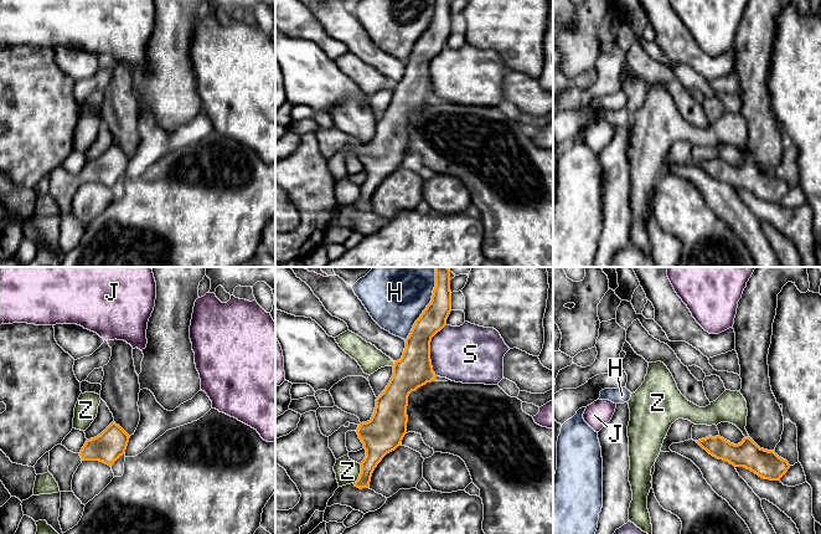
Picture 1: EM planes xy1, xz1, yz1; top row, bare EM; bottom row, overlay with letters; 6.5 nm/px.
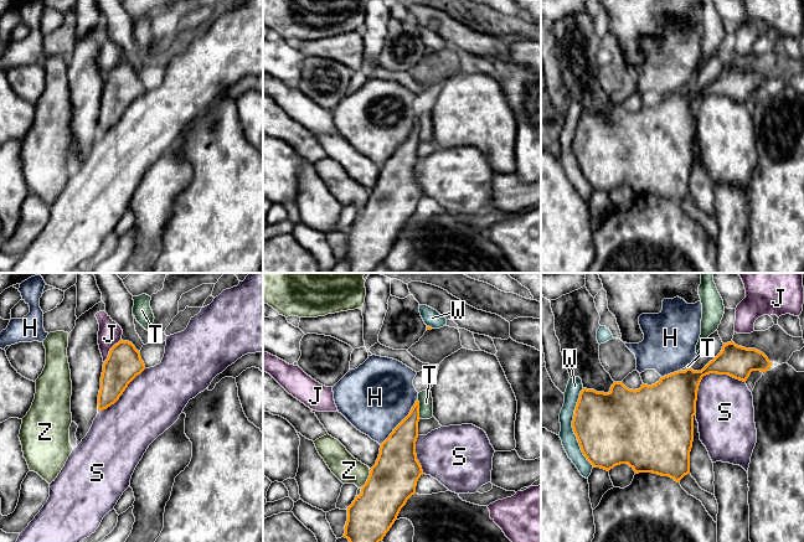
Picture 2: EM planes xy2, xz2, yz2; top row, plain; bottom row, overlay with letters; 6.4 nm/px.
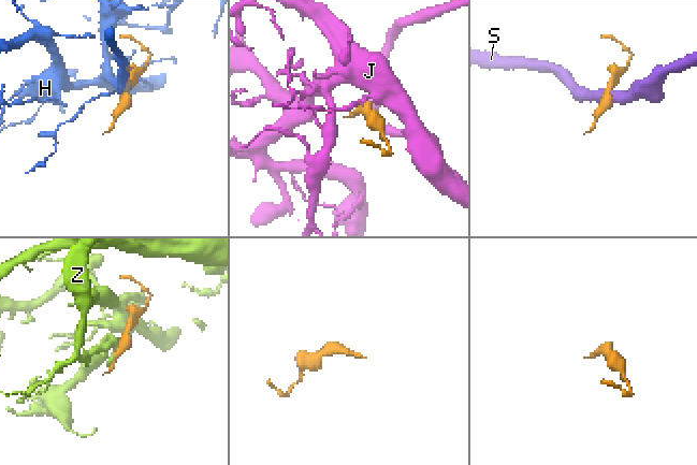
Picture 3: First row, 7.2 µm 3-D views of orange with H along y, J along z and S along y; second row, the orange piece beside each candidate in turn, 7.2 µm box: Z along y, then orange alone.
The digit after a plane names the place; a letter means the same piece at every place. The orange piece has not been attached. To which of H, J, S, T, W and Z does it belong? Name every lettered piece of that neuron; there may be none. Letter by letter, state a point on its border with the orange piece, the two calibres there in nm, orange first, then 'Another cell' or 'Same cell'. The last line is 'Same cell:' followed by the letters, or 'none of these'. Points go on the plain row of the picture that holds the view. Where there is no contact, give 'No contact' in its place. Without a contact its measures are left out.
H: Touches orange at xz1 (424, 31). Thickness 170 nm (orange) against 340 nm. Another cell
J: Touches orange at xy2 (109, 73). Thickness 220 nm (orange) against 150 nm. Another cell
S: Touches orange at yz2 (705, 97). Thickness 300 nm (orange) against 360 nm. Another cell
T: Touches orange at xz2 (418, 132). Thickness 190 nm (orange) against 100 nm. Another cell
W: Touches orange at yz2 (572, 149). Thickness 460 nm (orange) against 100 nm. Another cell
Z: Touches orange at xz1 (360, 195). Thickness 200 nm (orange) against 160 nm. Another cell
Same cell: none of these

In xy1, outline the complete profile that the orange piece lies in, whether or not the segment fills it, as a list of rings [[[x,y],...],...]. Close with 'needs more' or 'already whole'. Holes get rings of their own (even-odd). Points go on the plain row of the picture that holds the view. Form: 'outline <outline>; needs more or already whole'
outline [[[112,144],[100,156],[87,161],[79,175],[57,166],[50,173],[48,194],[58,205],[60,214],[73,214],[72,201],[83,183],[99,183],[108,188],[125,175],[130,158],[115,144]]]; needs more

